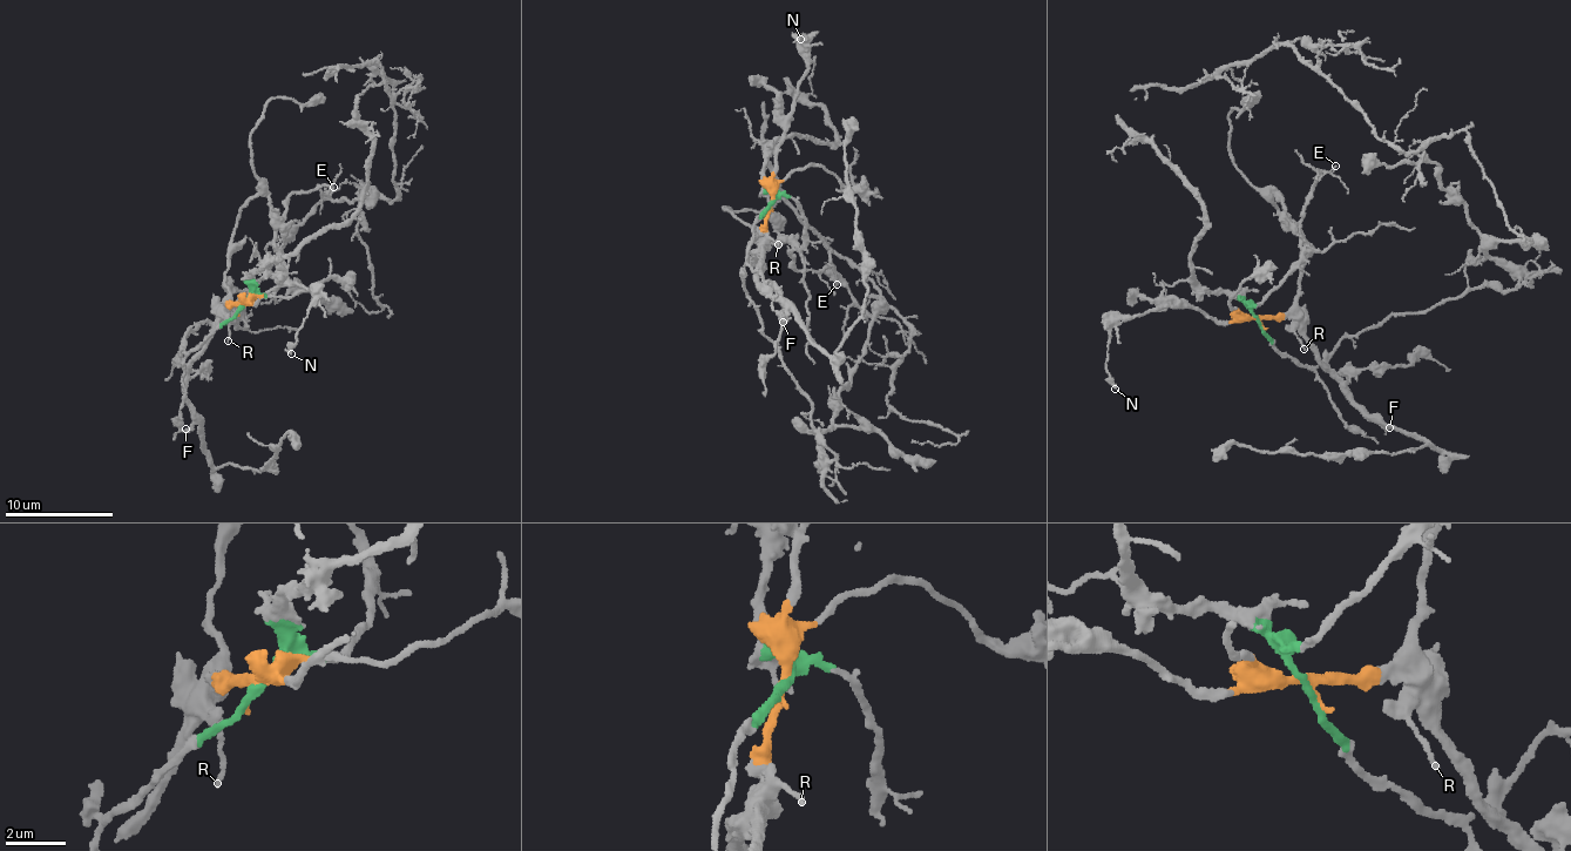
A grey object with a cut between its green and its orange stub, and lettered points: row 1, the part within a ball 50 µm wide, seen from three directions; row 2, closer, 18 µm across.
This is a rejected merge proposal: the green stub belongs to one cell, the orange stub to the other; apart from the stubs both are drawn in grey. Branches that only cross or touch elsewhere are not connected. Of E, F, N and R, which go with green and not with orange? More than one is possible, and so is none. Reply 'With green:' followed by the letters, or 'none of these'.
With green: E

